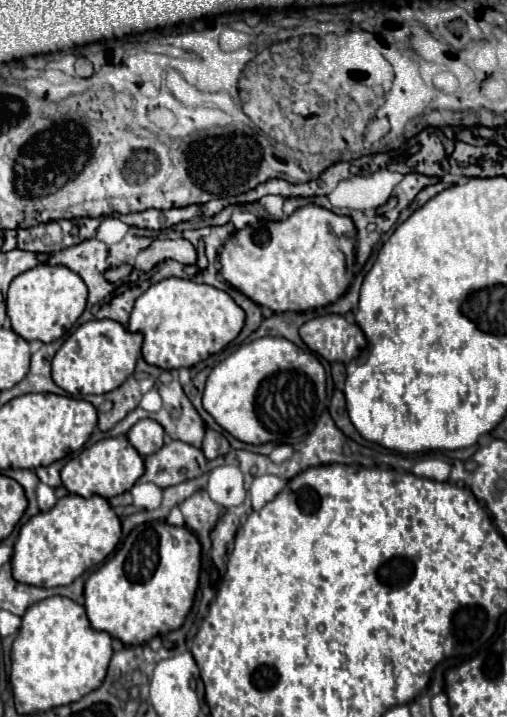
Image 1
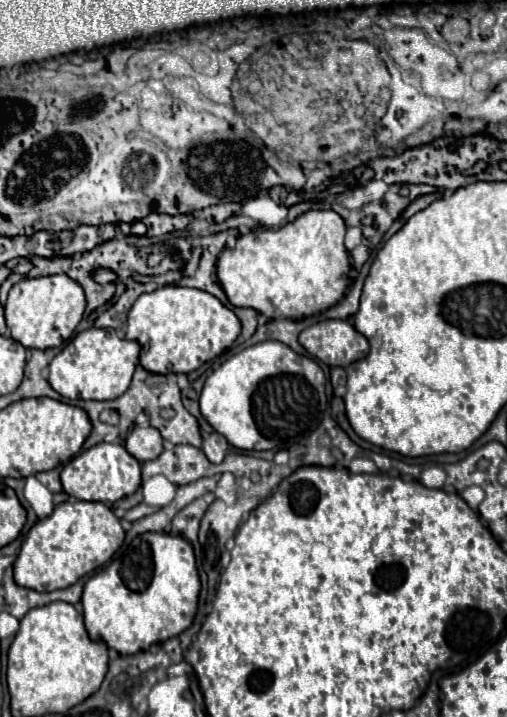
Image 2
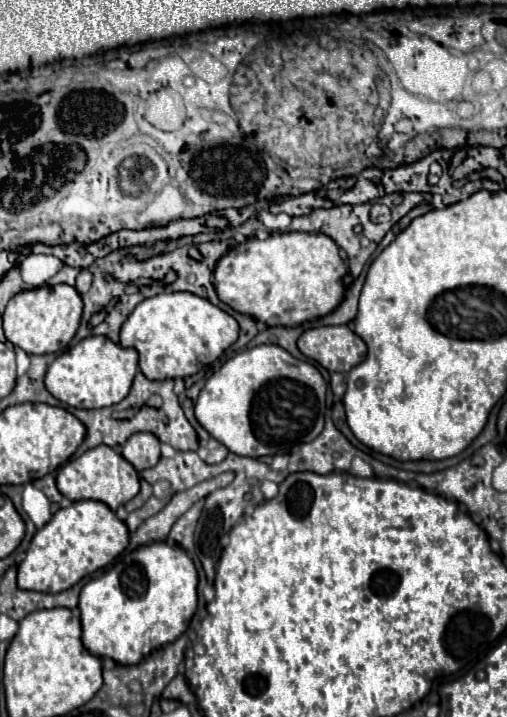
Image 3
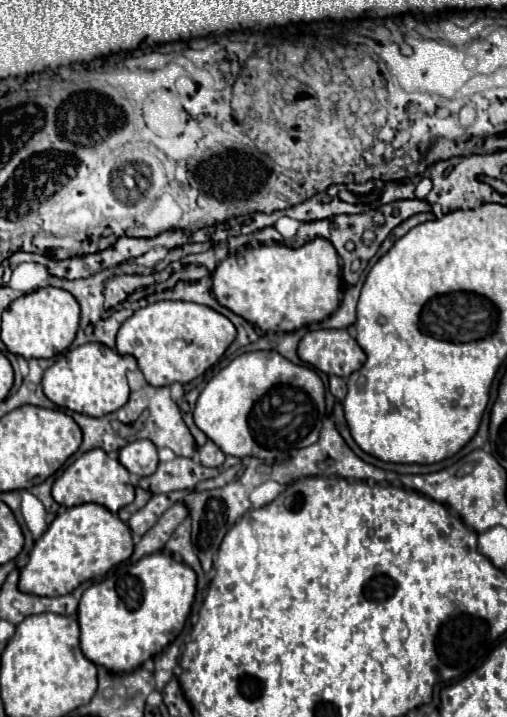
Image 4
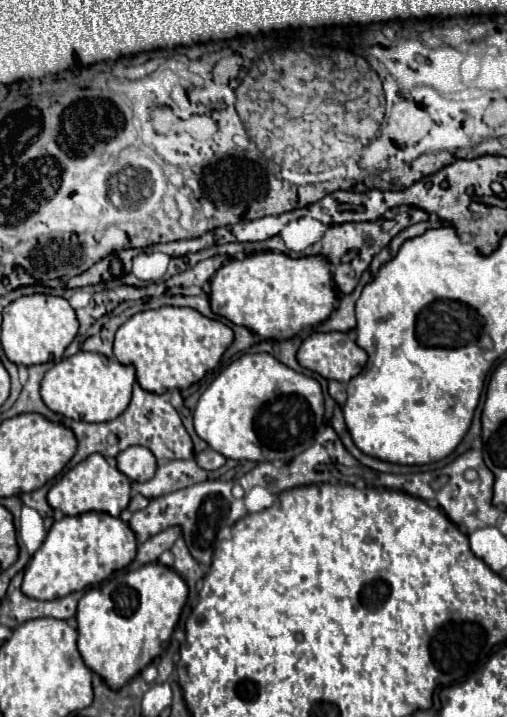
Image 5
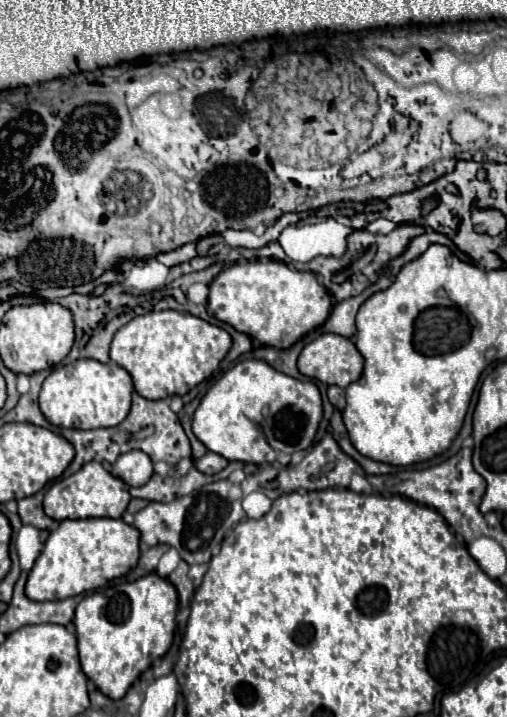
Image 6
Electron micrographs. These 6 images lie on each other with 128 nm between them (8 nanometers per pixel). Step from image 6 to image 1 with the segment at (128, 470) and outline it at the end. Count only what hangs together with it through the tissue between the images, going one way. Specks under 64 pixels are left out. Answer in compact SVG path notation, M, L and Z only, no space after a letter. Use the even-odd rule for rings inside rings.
M150 418L136 422L126 436L140 456L156 454L164 446L164 430Z

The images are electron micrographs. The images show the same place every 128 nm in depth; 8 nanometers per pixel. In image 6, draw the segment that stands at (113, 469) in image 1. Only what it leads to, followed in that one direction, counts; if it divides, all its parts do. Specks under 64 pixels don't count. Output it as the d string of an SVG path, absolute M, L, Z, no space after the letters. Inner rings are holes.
M88 462L84 464L84 468L80 468L80 472L62 478L58 482L54 482L46 496L44 496L44 512L52 518L52 520L86 520L86 518L122 518L126 506L130 502L130 494L128 494L128 486L114 478L108 470L102 468L102 464L98 462Z

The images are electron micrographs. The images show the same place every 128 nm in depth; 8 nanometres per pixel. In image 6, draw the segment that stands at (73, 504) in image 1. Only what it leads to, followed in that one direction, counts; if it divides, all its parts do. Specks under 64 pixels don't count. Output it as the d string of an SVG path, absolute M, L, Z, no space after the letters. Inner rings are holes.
M90 518L90 520L62 520L54 528L38 556L34 568L28 574L26 596L36 602L64 600L84 592L102 588L106 582L126 576L136 568L140 556L140 532L114 518Z

